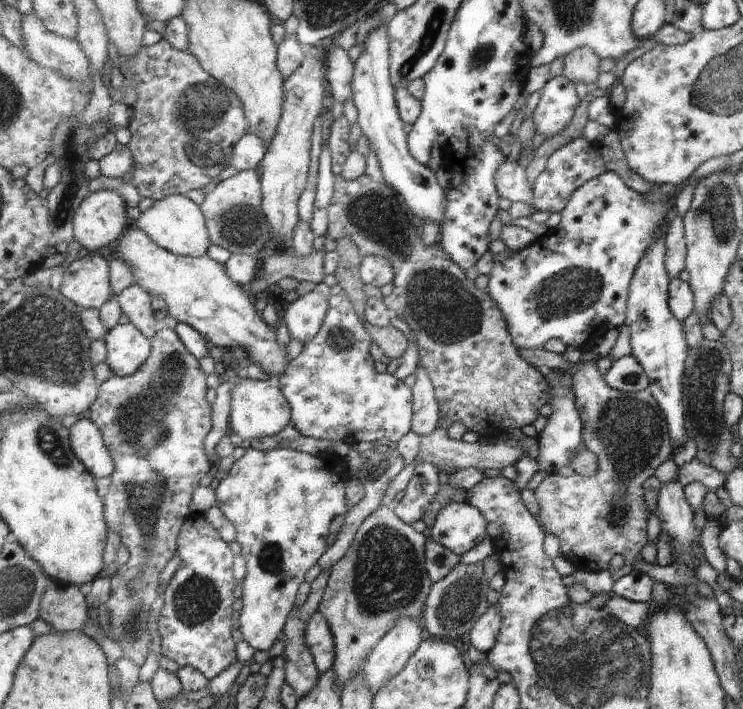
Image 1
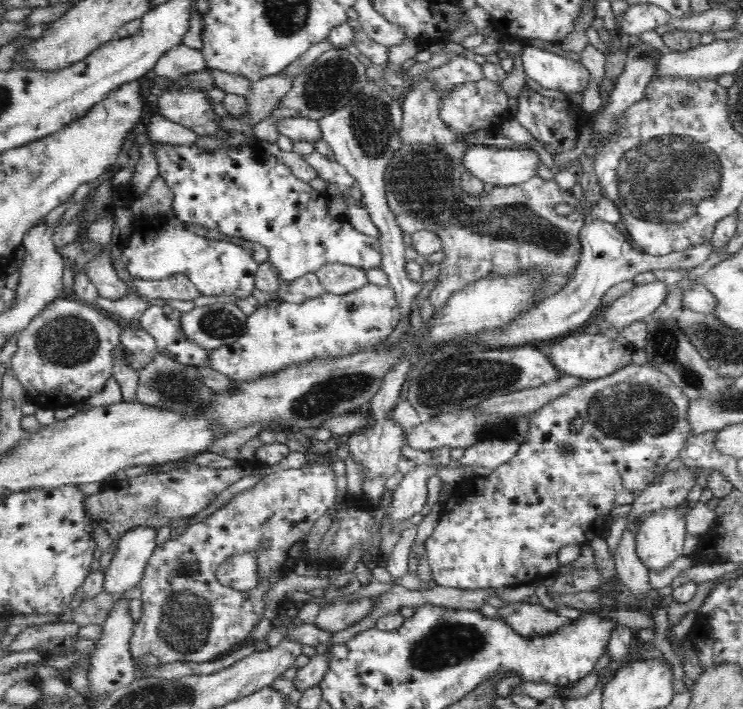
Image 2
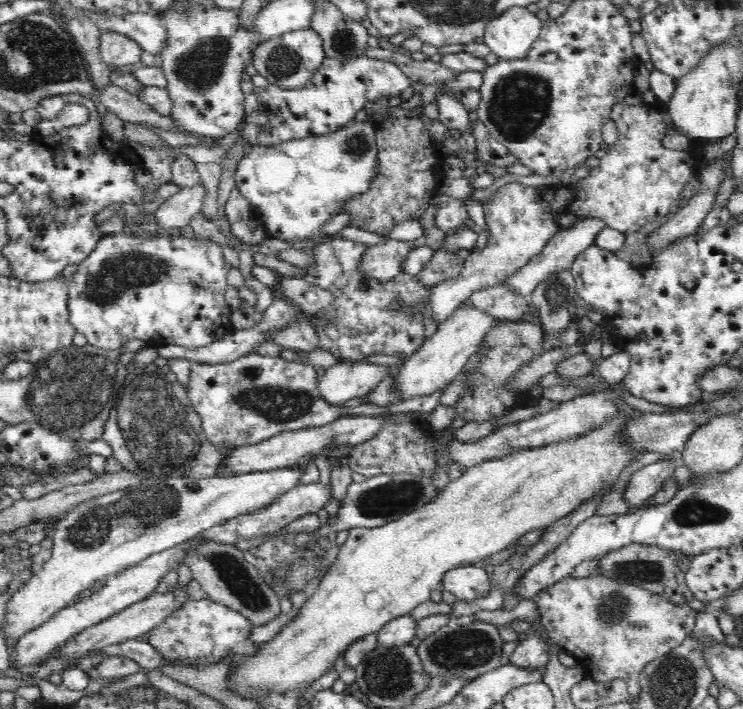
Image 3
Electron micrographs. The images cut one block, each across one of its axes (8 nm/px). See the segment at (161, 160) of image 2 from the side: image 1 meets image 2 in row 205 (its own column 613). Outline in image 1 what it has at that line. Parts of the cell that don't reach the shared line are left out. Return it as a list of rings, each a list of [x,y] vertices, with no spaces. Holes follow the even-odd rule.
[[[606,171],[598,178],[592,179],[590,182],[583,184],[579,188],[565,210],[561,210],[560,222],[555,229],[549,230],[549,234],[539,238],[532,246],[521,251],[513,251],[508,247],[499,254],[493,254],[493,267],[489,272],[489,282],[486,288],[487,294],[491,299],[498,304],[498,308],[502,311],[503,318],[506,319],[507,327],[510,330],[515,347],[523,351],[531,351],[534,349],[544,348],[552,340],[563,339],[571,340],[575,337],[582,337],[584,333],[593,333],[595,330],[601,330],[601,326],[605,328],[619,329],[625,325],[625,310],[628,310],[627,298],[629,298],[629,286],[632,286],[633,278],[640,263],[646,255],[651,251],[651,248],[658,242],[664,234],[661,231],[668,227],[669,220],[674,214],[673,199],[668,199],[667,202],[649,201],[639,192],[632,190],[627,184],[612,171]]]

